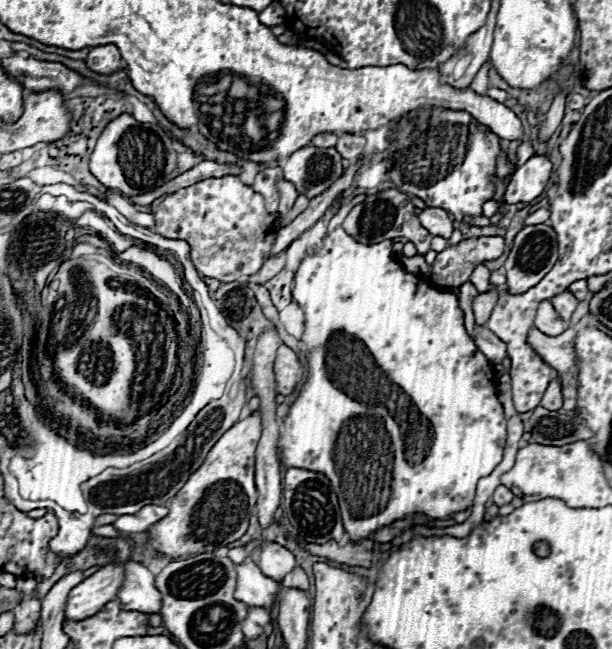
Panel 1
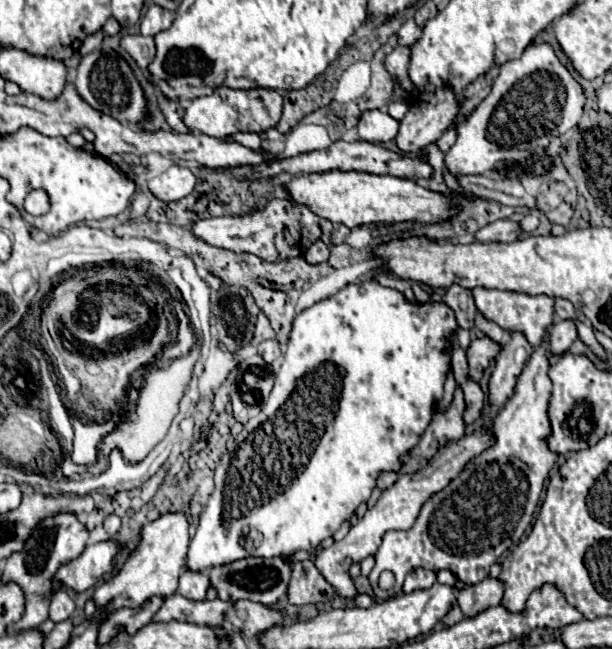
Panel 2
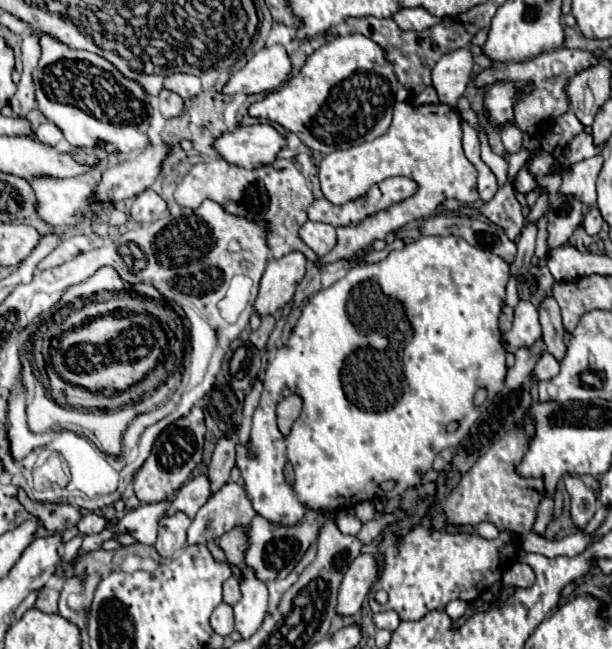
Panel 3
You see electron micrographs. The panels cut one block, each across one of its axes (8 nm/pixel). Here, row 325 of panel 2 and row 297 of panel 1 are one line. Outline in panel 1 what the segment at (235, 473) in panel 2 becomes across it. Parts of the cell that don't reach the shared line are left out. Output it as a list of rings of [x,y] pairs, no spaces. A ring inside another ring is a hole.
[[[356,196],[350,204],[342,206],[338,214],[328,222],[328,234],[324,238],[324,246],[318,254],[306,256],[296,272],[292,296],[300,304],[306,314],[306,332],[302,342],[312,346],[308,352],[308,380],[300,390],[300,396],[292,404],[286,420],[284,420],[284,436],[278,440],[280,448],[280,462],[290,468],[306,468],[312,472],[322,472],[330,478],[334,488],[338,490],[340,512],[344,520],[344,528],[352,542],[366,540],[380,528],[412,514],[422,512],[430,518],[450,518],[456,512],[472,508],[476,484],[480,478],[488,476],[502,460],[502,450],[506,444],[506,418],[502,404],[498,402],[496,394],[496,380],[494,380],[494,366],[492,362],[476,348],[474,340],[464,330],[464,314],[458,306],[458,298],[454,292],[440,292],[432,288],[420,276],[404,272],[404,268],[392,258],[392,242],[384,240],[380,244],[360,244],[350,234],[344,232],[342,222],[352,206],[364,202],[366,196]]]

